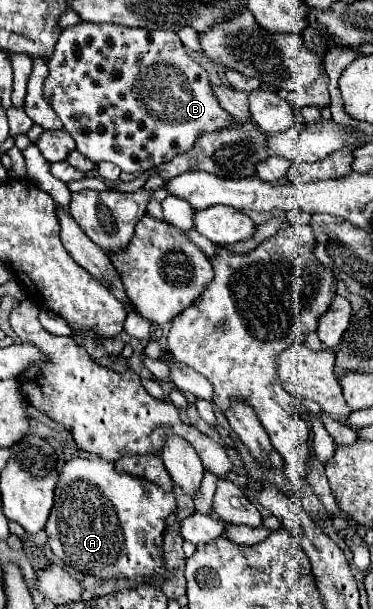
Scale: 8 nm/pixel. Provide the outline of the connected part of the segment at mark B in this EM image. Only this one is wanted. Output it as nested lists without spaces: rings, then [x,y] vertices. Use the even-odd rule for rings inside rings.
[[[79,23],[63,29],[47,67],[49,77],[43,93],[55,107],[65,131],[75,139],[77,149],[93,163],[111,161],[125,173],[149,171],[151,167],[171,161],[175,155],[189,151],[201,133],[211,133],[231,123],[231,117],[219,107],[211,91],[205,69],[185,51],[173,31]],[[149,69],[155,69],[151,77]]]

